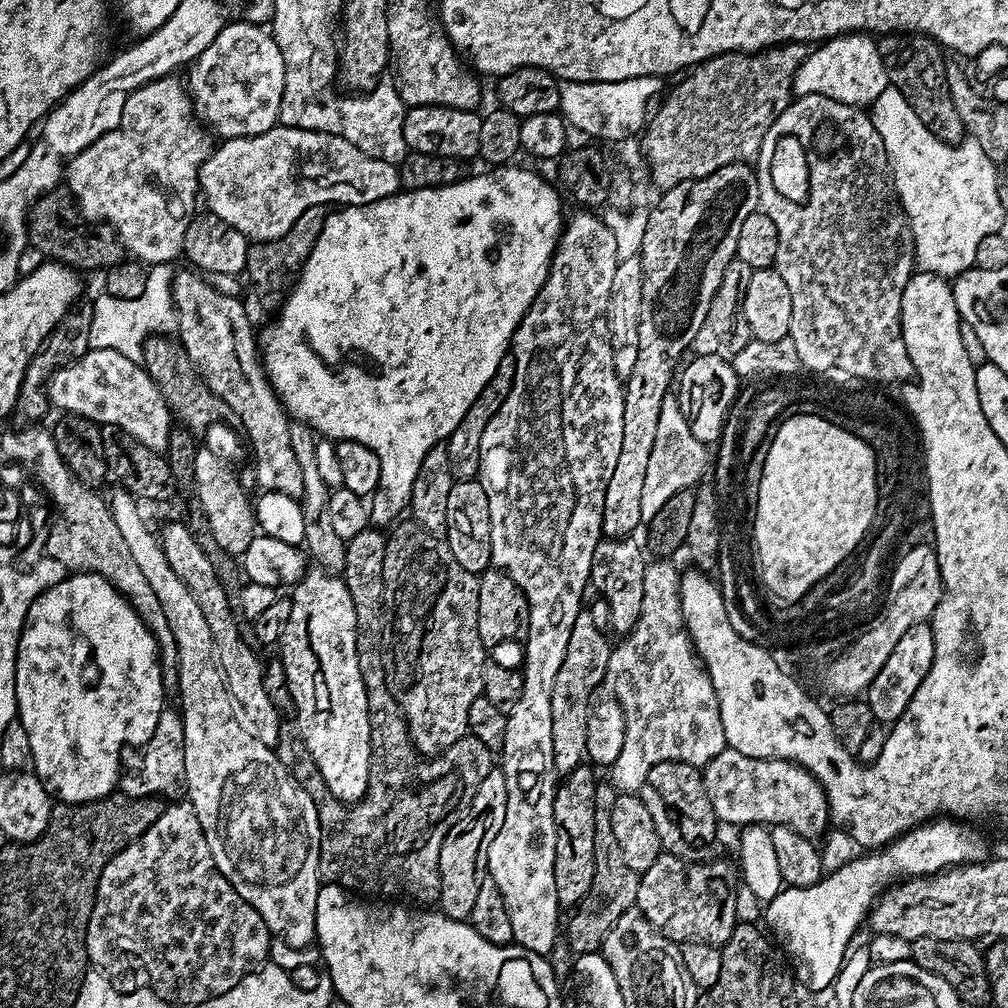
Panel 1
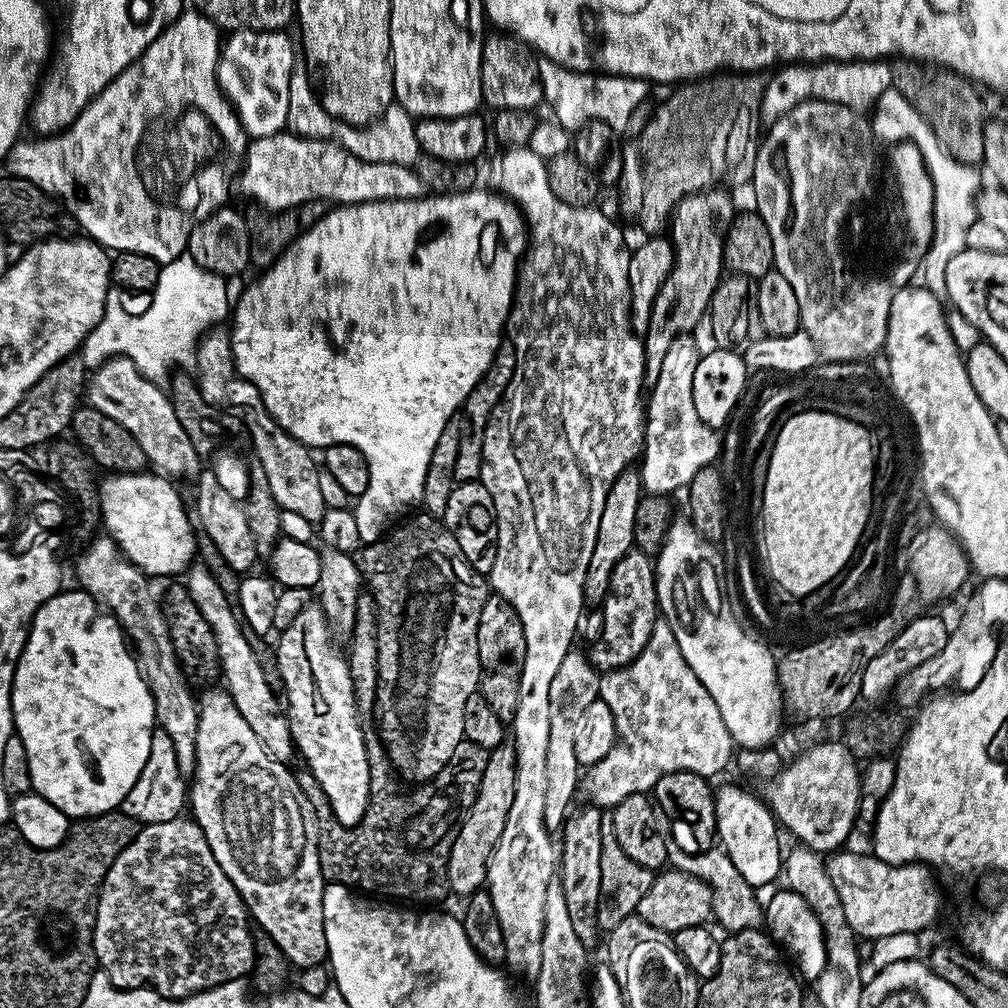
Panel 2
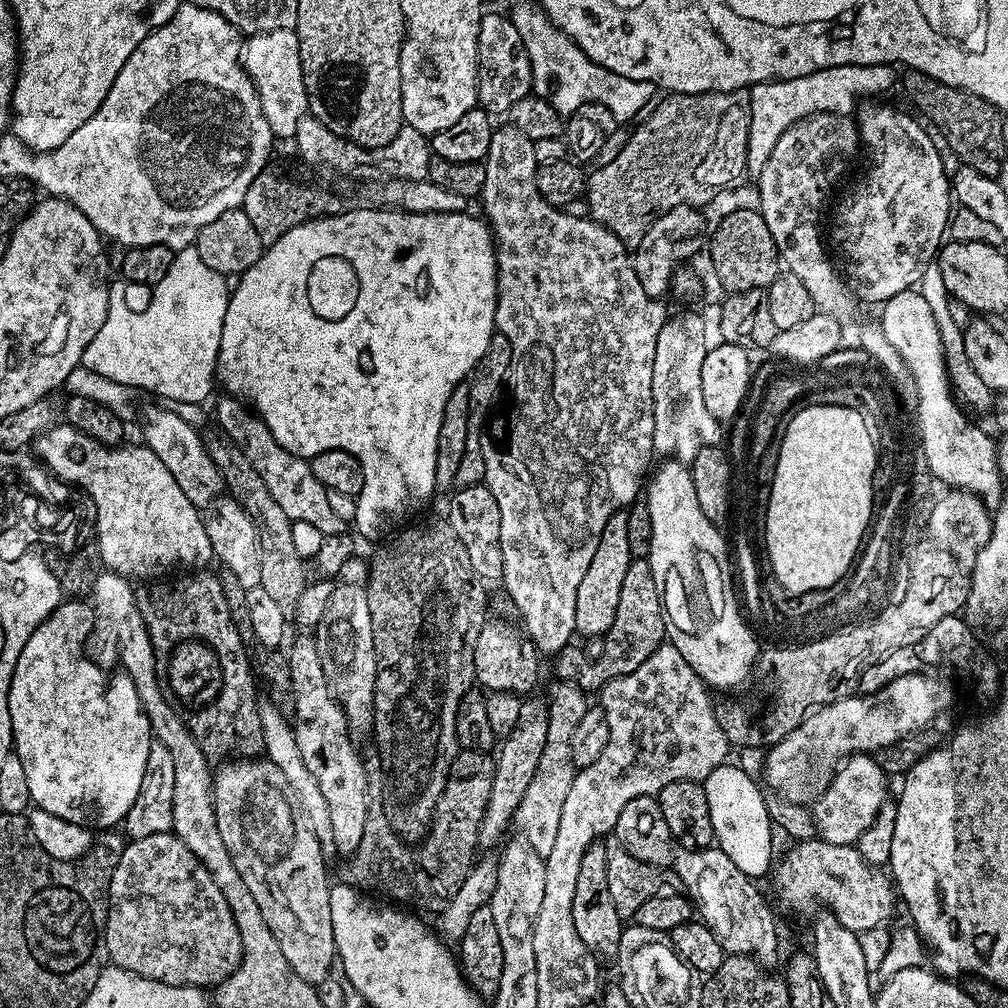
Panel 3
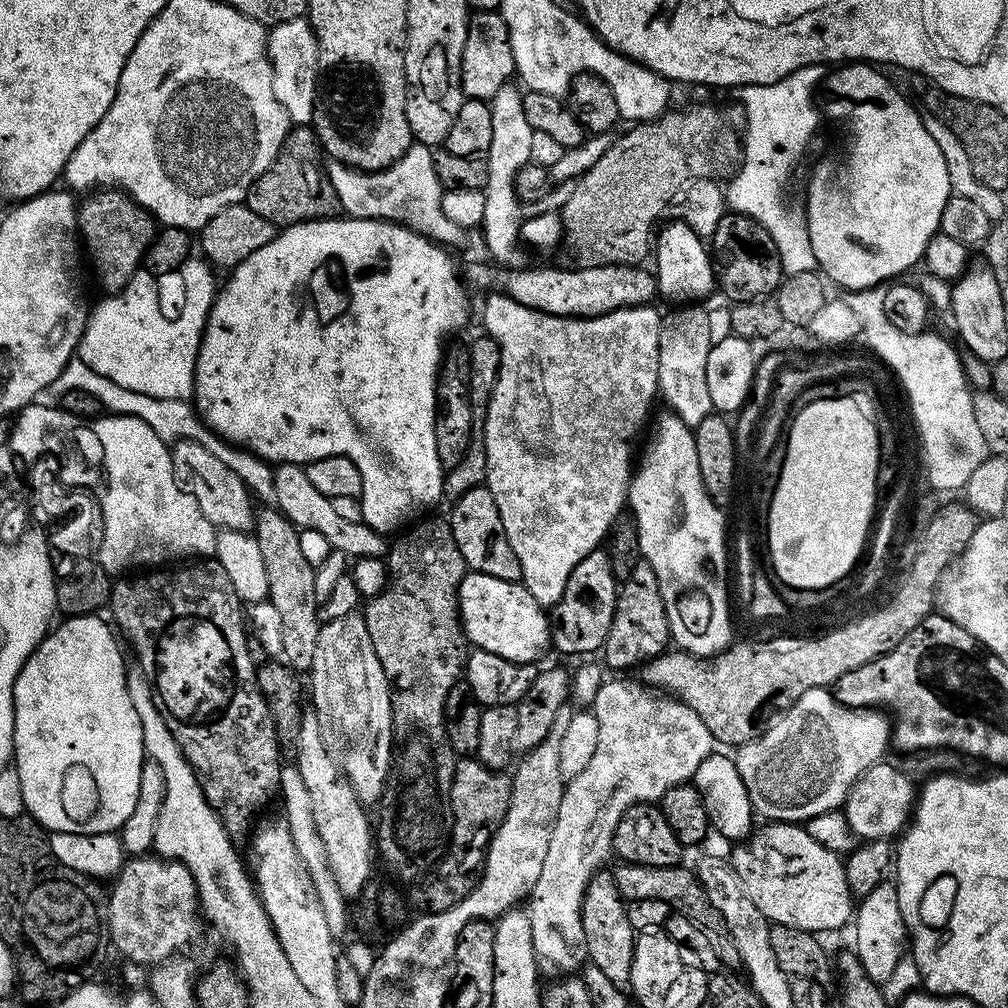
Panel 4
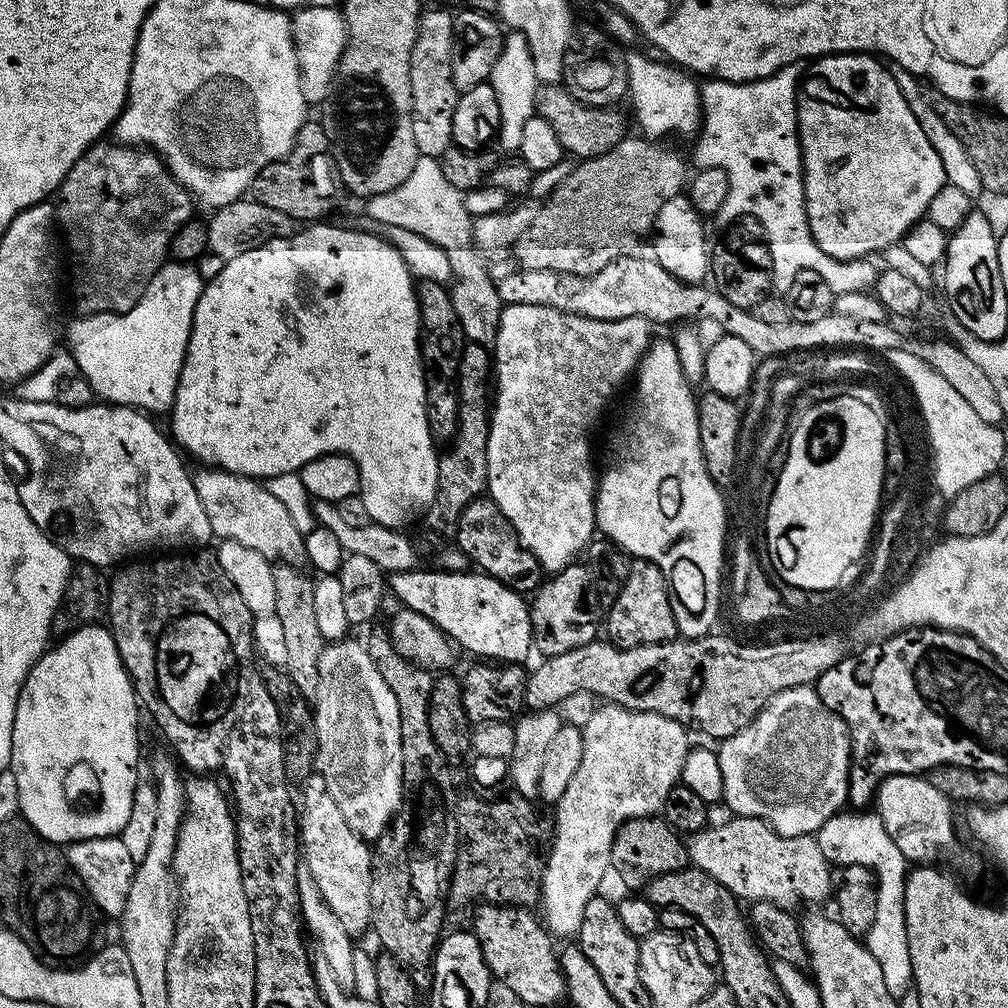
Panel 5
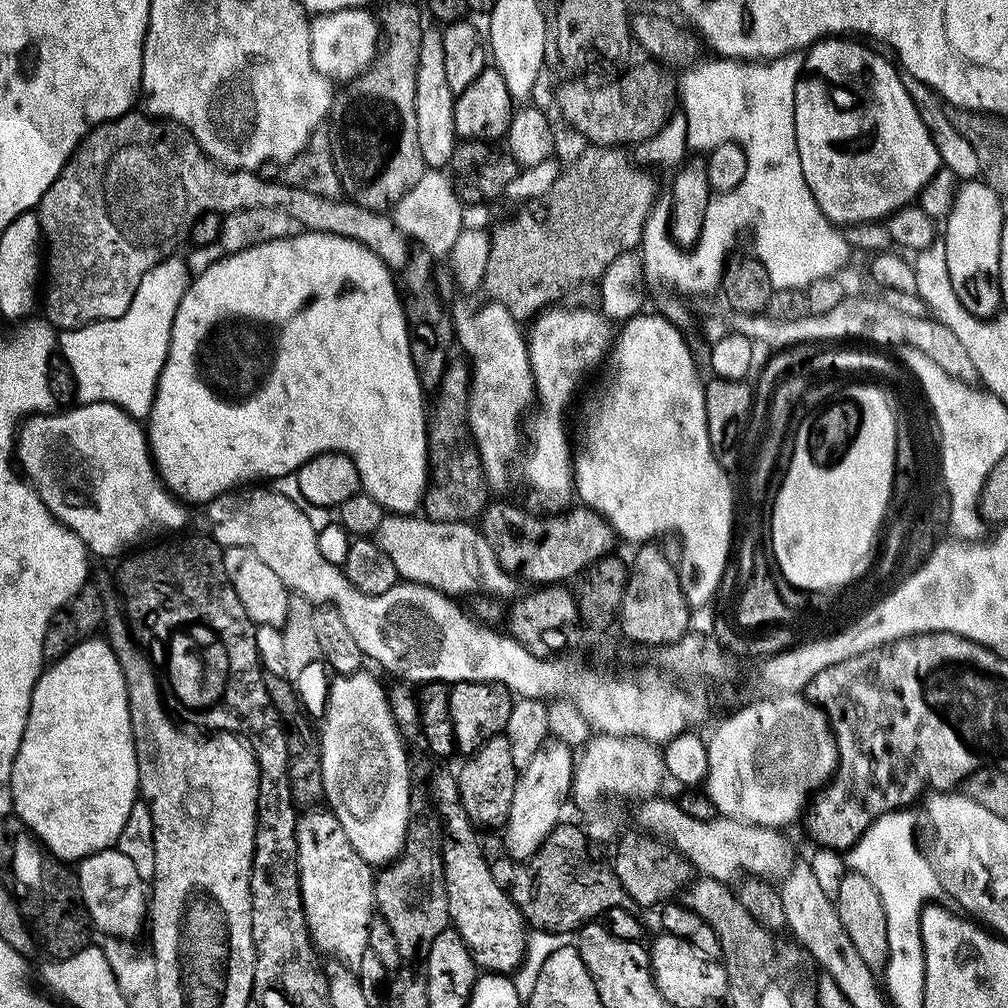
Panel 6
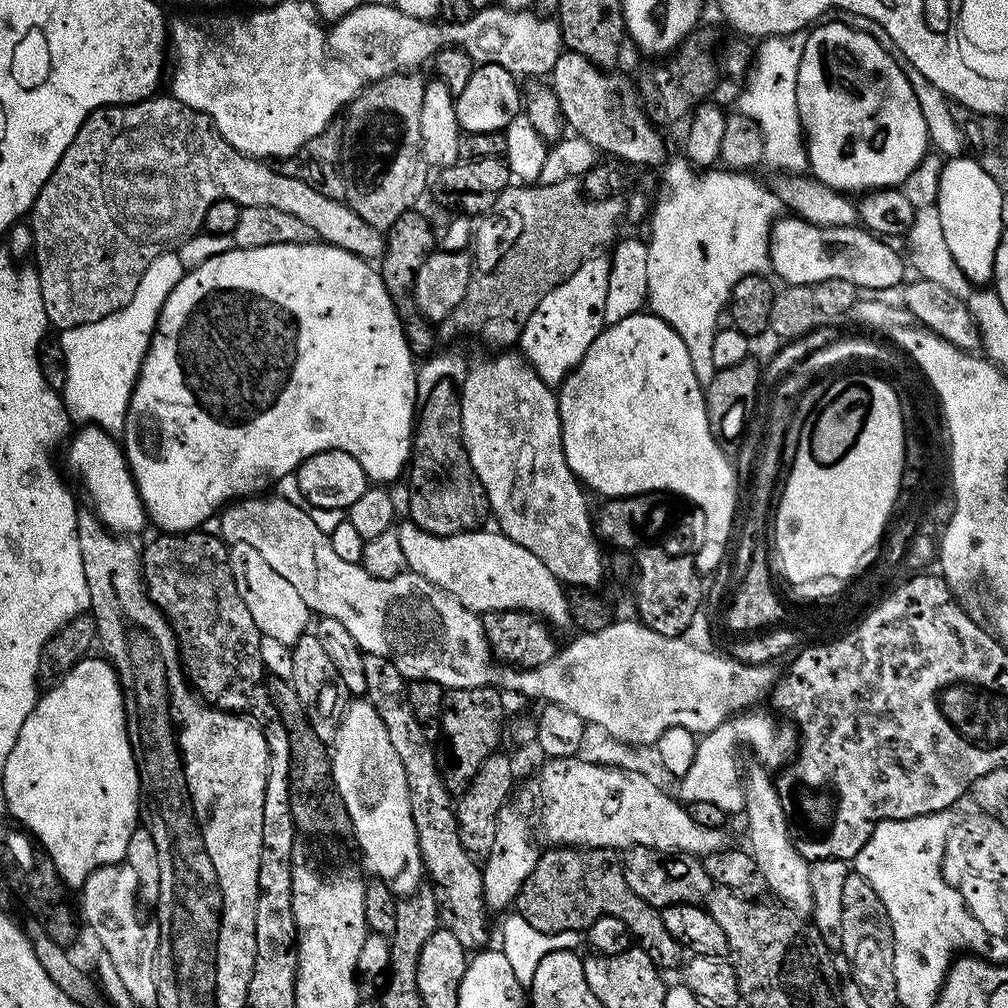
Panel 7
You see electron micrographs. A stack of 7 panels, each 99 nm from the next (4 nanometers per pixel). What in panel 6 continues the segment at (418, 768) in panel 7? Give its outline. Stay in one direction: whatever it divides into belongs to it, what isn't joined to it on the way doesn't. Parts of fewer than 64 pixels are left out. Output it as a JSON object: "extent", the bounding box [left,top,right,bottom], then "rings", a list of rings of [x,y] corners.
{"extent":[433,766,530,974],"rings":[[[442,766],[439,771],[433,798],[434,812],[444,830],[444,849],[440,853],[451,927],[455,928],[462,942],[466,942],[477,969],[488,974],[515,973],[524,963],[530,928],[506,889],[492,876],[489,857],[484,857],[484,848],[480,845],[481,833],[470,822],[466,806],[462,806],[458,794],[456,777],[447,767]]]}

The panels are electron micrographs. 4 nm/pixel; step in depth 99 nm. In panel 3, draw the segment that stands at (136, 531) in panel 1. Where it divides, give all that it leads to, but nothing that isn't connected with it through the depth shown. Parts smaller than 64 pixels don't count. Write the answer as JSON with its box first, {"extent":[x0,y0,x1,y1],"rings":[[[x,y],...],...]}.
{"extent":[212,758,337,986],"rings":[[[267,758],[233,760],[236,760],[233,764],[224,764],[220,769],[217,767],[212,777],[212,805],[218,832],[222,834],[222,842],[226,842],[226,850],[230,850],[234,870],[242,874],[246,890],[250,890],[254,902],[258,902],[258,907],[262,909],[266,926],[270,926],[274,938],[278,938],[278,946],[282,946],[282,954],[286,962],[290,962],[290,970],[294,970],[294,974],[306,983],[317,986],[330,976],[332,964],[334,968],[337,959],[334,926],[330,926],[330,879],[324,873],[326,857],[308,821],[298,819],[294,797],[282,770],[278,770],[278,766]]]}

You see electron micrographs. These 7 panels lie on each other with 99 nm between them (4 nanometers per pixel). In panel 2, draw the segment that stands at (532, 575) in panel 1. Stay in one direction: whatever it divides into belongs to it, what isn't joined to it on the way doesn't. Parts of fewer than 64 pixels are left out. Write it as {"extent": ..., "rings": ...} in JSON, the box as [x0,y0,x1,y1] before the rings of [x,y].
{"extent":[479,147,646,978],"rings":[[[528,147],[522,148],[504,148],[501,151],[500,161],[496,164],[496,184],[495,187],[511,203],[515,204],[520,209],[524,222],[528,230],[528,246],[524,253],[524,258],[520,262],[520,271],[516,274],[516,293],[512,296],[512,308],[508,312],[508,323],[506,325],[506,339],[514,346],[514,354],[516,355],[516,369],[512,375],[512,382],[508,385],[506,398],[501,399],[500,403],[492,410],[492,417],[488,420],[488,425],[484,427],[484,441],[482,442],[482,470],[480,471],[479,481],[486,486],[486,490],[490,490],[490,498],[494,498],[494,510],[496,511],[496,525],[498,526],[498,542],[496,543],[496,557],[494,558],[494,566],[486,573],[487,583],[490,585],[491,591],[497,596],[501,596],[506,602],[510,602],[510,606],[514,606],[514,610],[518,614],[518,618],[522,622],[522,630],[526,634],[526,654],[524,655],[522,663],[519,665],[518,679],[520,682],[520,693],[518,694],[518,710],[514,714],[514,718],[510,722],[510,740],[516,750],[516,777],[514,778],[514,802],[510,805],[510,818],[506,818],[506,830],[502,830],[502,838],[498,838],[498,846],[494,850],[494,854],[488,863],[488,882],[486,891],[490,894],[490,898],[494,902],[494,910],[498,914],[498,926],[502,926],[502,938],[506,938],[506,964],[507,967],[512,967],[514,971],[521,972],[522,975],[528,978],[534,978],[538,974],[538,966],[542,966],[542,926],[546,922],[546,890],[550,886],[550,882],[557,875],[558,872],[558,848],[552,840],[554,840],[553,833],[549,832],[544,815],[546,814],[546,745],[550,743],[550,682],[554,679],[554,674],[558,670],[558,666],[562,663],[562,658],[566,658],[568,652],[573,651],[574,644],[572,639],[578,636],[578,629],[582,624],[582,617],[586,612],[586,601],[584,599],[584,583],[586,582],[586,570],[590,566],[590,554],[594,554],[594,542],[598,538],[598,522],[602,518],[602,506],[606,506],[606,494],[610,490],[610,486],[618,478],[618,474],[622,474],[624,469],[629,467],[641,455],[641,449],[644,447],[644,429],[645,429],[645,405],[642,403],[642,394],[640,398],[640,391],[645,391],[646,377],[644,375],[644,341],[639,335],[635,336],[632,333],[634,329],[633,321],[630,319],[630,305],[628,303],[628,258],[630,255],[629,245],[624,245],[624,232],[607,216],[604,212],[599,212],[599,207],[589,206],[586,208],[579,208],[578,206],[566,206],[566,202],[562,202],[554,194],[554,190],[550,190],[550,178],[548,177],[548,165],[542,158],[538,158],[538,154],[534,154],[534,150]]]}

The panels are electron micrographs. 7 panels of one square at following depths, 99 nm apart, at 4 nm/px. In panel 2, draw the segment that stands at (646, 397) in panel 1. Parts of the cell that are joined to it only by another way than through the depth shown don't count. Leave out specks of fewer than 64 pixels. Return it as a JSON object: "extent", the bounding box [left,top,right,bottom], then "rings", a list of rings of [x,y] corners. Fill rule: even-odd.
{"extent":[584,186,738,606],"rings":[[[720,186],[704,189],[702,192],[691,192],[684,200],[678,201],[670,213],[670,228],[672,224],[672,269],[670,274],[662,282],[658,290],[658,298],[654,298],[654,304],[648,315],[646,331],[643,333],[644,341],[644,375],[649,381],[654,381],[659,376],[662,368],[662,360],[666,356],[666,350],[670,342],[680,333],[691,333],[693,328],[709,311],[714,290],[720,285],[724,267],[724,236],[728,233],[728,227],[738,215],[738,208],[732,205],[732,196],[723,192]],[[629,466],[610,486],[606,494],[606,506],[602,506],[602,518],[598,522],[598,538],[594,542],[594,554],[590,554],[590,566],[586,570],[584,599],[589,605],[596,606],[603,601],[610,586],[610,574],[614,566],[634,548],[634,517],[638,514],[638,502],[642,495],[640,473]]]}

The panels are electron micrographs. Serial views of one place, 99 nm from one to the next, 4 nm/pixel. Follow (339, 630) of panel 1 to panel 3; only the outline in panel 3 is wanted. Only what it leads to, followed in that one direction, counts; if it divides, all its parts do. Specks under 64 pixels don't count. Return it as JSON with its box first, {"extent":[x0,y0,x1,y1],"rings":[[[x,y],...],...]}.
{"extent":[287,639,370,854],"rings":[[[315,639],[298,641],[287,657],[296,703],[294,727],[298,750],[302,750],[302,759],[310,774],[314,774],[326,798],[326,810],[330,810],[330,827],[334,830],[337,853],[351,854],[358,848],[358,842],[362,842],[362,834],[366,830],[370,776],[361,753],[352,745],[353,737],[340,703],[328,689]]]}

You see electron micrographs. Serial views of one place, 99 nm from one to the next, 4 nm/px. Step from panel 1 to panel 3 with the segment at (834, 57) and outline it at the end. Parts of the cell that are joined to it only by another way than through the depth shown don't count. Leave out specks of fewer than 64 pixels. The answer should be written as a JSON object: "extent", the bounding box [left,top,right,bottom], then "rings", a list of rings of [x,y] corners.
{"extent":[748,64,898,174],"rings":[[[847,64],[846,66],[830,66],[826,70],[818,70],[814,74],[806,74],[802,78],[789,80],[770,80],[766,84],[754,84],[750,89],[752,98],[752,117],[750,118],[750,134],[748,135],[748,172],[759,174],[770,152],[798,121],[805,120],[819,112],[851,113],[852,103],[859,96],[876,98],[879,92],[888,92],[897,87],[898,72],[891,64]]]}

